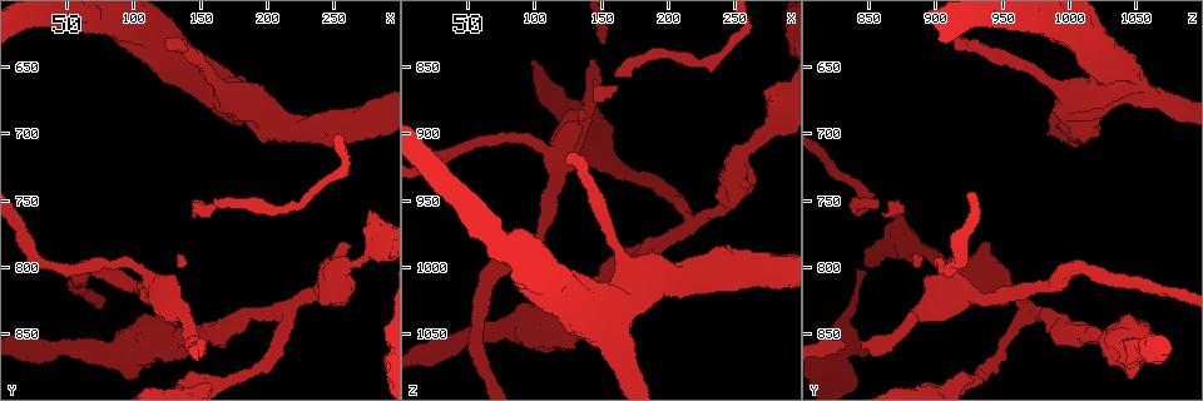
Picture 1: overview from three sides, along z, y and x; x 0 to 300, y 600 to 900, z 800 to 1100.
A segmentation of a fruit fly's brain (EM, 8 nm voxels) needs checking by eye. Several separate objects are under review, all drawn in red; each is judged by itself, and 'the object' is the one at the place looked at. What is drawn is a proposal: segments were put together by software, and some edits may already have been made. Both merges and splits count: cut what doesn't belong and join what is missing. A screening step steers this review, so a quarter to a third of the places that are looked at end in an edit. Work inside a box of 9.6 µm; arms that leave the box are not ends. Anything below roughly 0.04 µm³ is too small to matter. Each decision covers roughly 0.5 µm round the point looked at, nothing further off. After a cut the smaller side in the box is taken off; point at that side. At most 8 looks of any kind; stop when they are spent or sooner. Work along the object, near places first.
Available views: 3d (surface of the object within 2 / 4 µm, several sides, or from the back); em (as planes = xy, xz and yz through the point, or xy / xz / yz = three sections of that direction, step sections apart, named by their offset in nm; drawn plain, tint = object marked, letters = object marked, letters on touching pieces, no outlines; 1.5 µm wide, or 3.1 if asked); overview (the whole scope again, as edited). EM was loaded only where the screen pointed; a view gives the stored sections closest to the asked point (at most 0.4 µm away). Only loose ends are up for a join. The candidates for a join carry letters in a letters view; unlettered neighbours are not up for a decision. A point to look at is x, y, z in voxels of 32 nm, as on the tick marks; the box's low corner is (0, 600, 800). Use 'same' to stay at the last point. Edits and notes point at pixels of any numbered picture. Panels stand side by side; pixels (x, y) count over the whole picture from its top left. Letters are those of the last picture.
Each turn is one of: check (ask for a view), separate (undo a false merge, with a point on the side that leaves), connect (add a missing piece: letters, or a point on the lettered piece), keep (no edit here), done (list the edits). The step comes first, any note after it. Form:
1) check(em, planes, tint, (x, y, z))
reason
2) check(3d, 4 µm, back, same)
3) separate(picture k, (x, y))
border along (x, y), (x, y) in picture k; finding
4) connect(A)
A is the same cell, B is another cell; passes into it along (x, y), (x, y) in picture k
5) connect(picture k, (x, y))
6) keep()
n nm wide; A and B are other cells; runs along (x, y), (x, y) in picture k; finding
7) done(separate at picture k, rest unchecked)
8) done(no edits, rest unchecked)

check(em, xy, step 8, tint, (158, 750, 856))
an open end

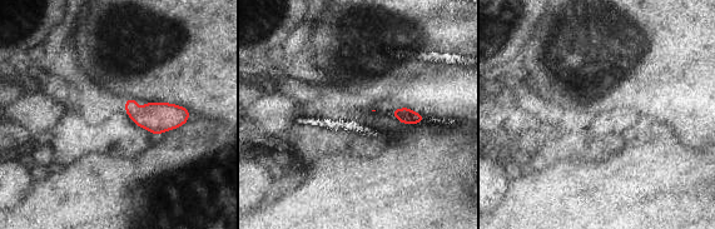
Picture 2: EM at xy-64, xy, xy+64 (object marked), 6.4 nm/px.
check(em, planes, letters, same)

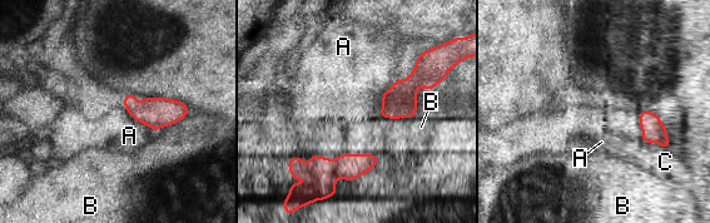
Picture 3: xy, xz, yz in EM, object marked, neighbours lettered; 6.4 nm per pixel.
keep()
A, B and C are other cells; border along (127, 112), (138, 122), (155, 130) in picture 3; no lettered piece goes on from it

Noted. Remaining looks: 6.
check(em, xy, step 8, tint, (124, 632, 918))
long arm stops here

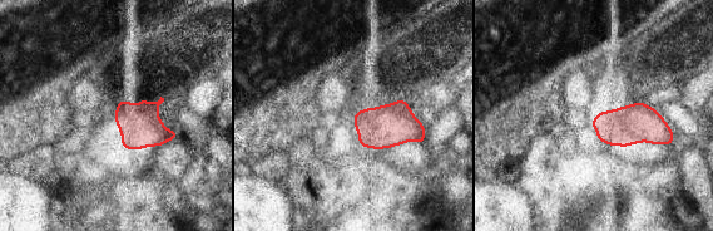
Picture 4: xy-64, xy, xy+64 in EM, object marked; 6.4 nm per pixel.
check(em, xz, step 4, tint, same)
another direction

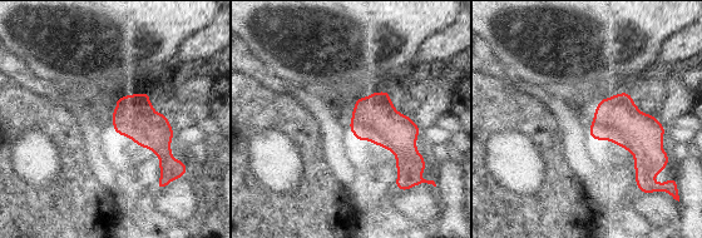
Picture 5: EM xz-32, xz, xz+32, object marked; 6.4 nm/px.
check(em, xz, step 4, letters, same)

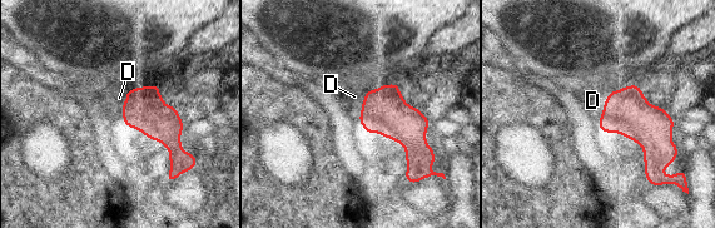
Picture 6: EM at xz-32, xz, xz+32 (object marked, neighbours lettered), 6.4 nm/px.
connect(D)
260 nm wide; D is the same cell; the neuron continues

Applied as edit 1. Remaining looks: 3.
check(em, yz, step 8, tint, (276, 760, 872))
thick end

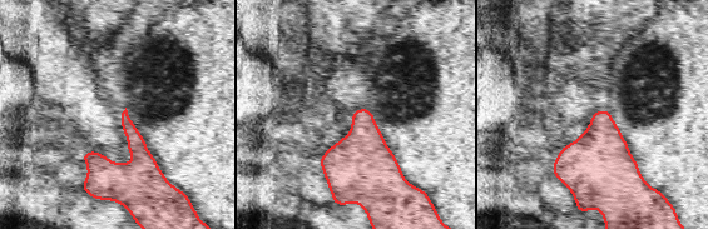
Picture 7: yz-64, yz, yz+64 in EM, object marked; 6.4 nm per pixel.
check(em, yz, step 8, letters, same)
see the neighbours

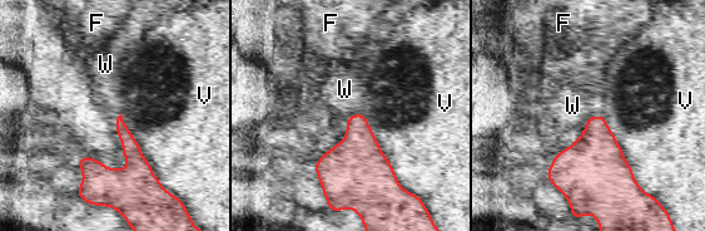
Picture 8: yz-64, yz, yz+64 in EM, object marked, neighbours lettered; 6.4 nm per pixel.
keep()
F, V and W are other cells; border along (362, 112), (353, 113), (346, 119) in picture 8; none of them fits

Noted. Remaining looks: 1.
done(connect at picture 6, rest unchecked)

